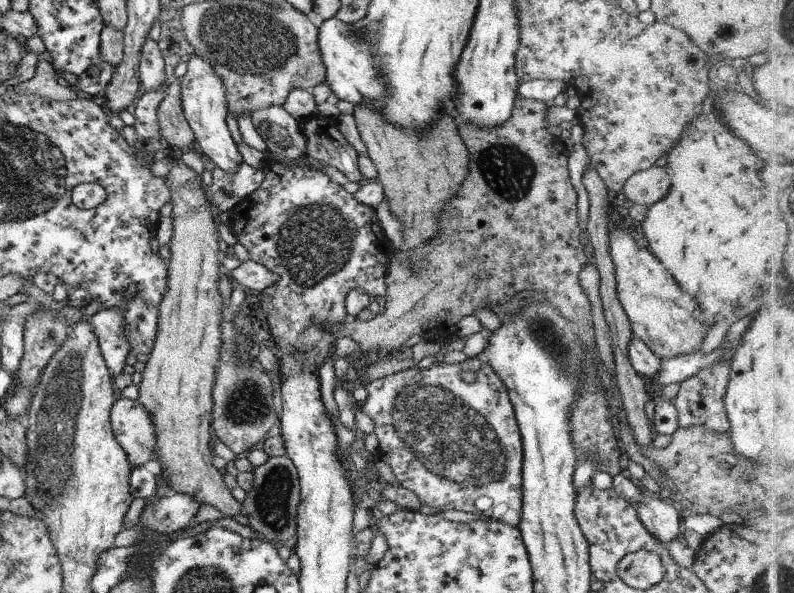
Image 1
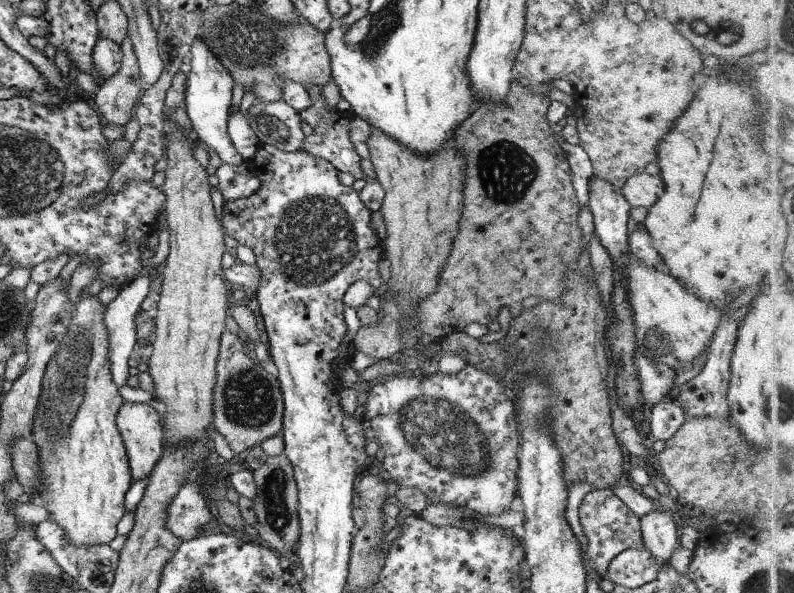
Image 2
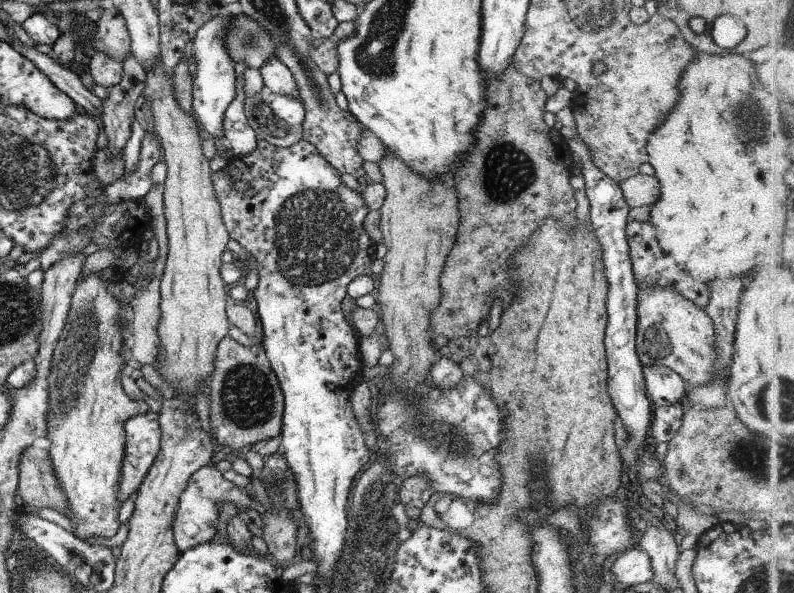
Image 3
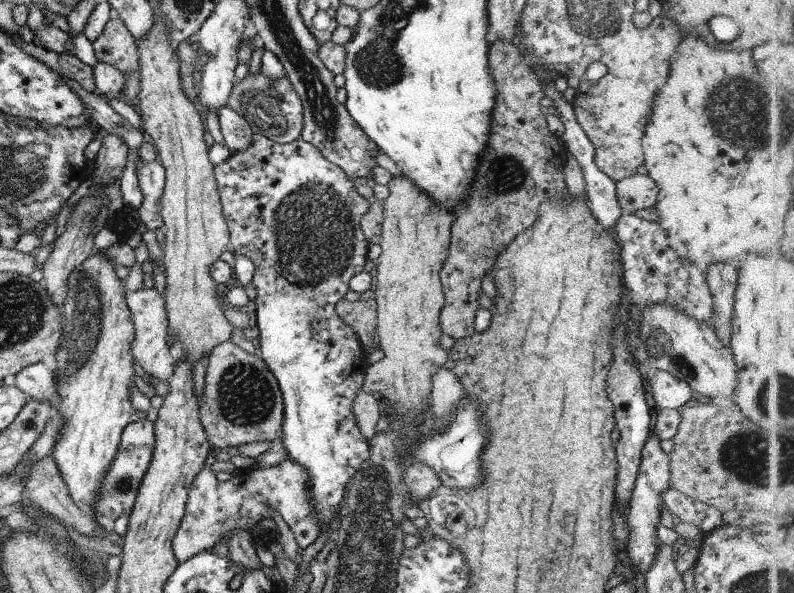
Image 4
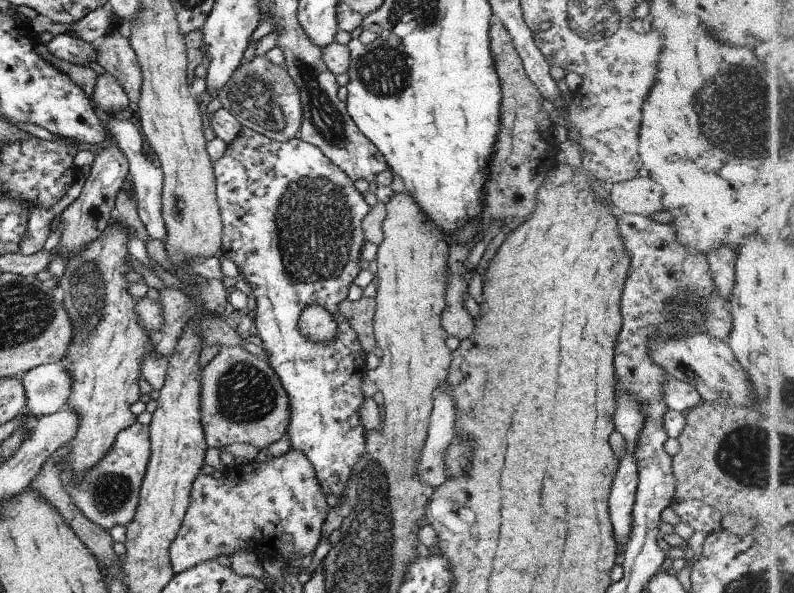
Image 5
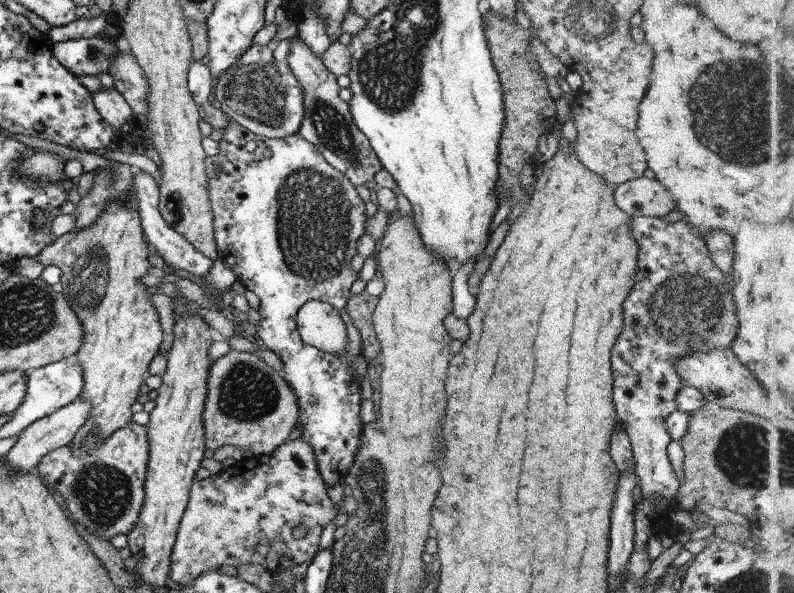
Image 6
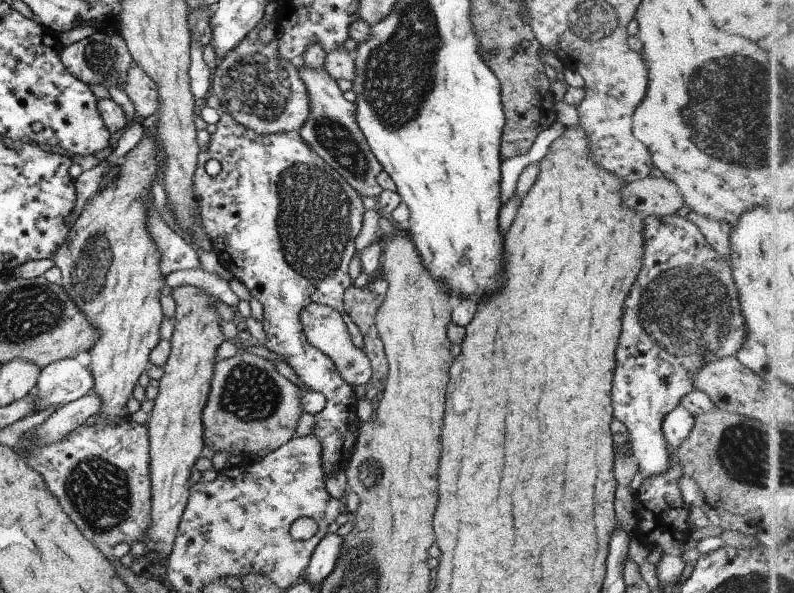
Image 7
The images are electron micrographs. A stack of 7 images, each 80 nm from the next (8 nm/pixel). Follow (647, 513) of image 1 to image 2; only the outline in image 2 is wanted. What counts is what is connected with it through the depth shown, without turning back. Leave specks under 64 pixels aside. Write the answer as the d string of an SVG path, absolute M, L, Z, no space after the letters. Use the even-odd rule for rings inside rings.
M655 504L653 510L639 520L642 548L652 554L660 570L661 566L668 564L669 556L679 546L675 535L678 519Z

